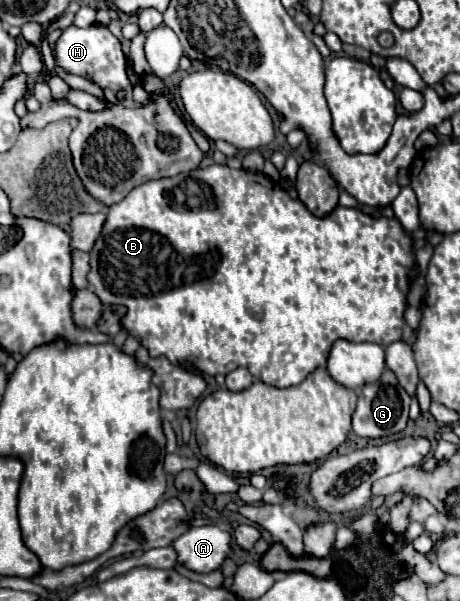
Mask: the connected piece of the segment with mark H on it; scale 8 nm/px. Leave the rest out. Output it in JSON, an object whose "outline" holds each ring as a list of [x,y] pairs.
{"outline":[[[94,23],[86,29],[76,27],[76,25],[66,27],[54,43],[54,61],[66,73],[80,75],[80,77],[88,79],[90,83],[98,85],[100,89],[110,89],[112,93],[130,89],[130,79],[128,79],[126,69],[132,67],[132,59],[128,55],[124,55],[118,37],[112,35],[110,29],[104,25]]]}

